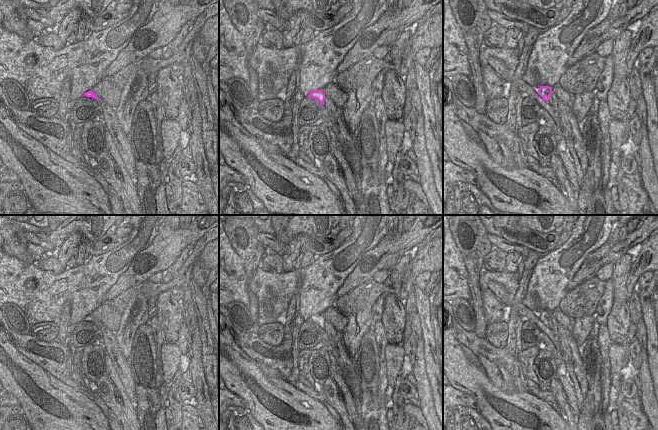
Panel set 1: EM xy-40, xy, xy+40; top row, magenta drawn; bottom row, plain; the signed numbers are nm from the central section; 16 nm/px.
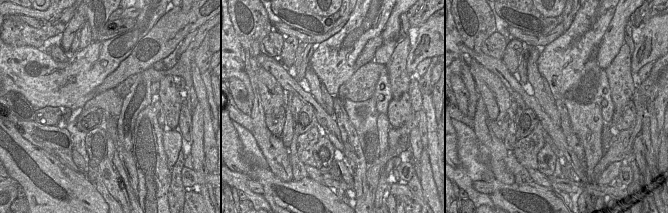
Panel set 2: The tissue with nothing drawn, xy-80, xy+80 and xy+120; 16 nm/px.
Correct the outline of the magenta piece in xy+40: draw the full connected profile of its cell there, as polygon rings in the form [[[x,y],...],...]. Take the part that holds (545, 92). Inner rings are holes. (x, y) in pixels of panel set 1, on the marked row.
[[[540,86],[538,94],[544,99],[544,101],[548,102],[552,106],[554,111],[558,114],[558,117],[561,122],[561,118],[559,116],[559,105],[558,105],[559,99],[552,92],[552,88],[549,86]]]

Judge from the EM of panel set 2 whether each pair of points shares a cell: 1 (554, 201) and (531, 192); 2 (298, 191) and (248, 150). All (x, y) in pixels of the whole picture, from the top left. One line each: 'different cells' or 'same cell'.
1: same cell
2: different cells

